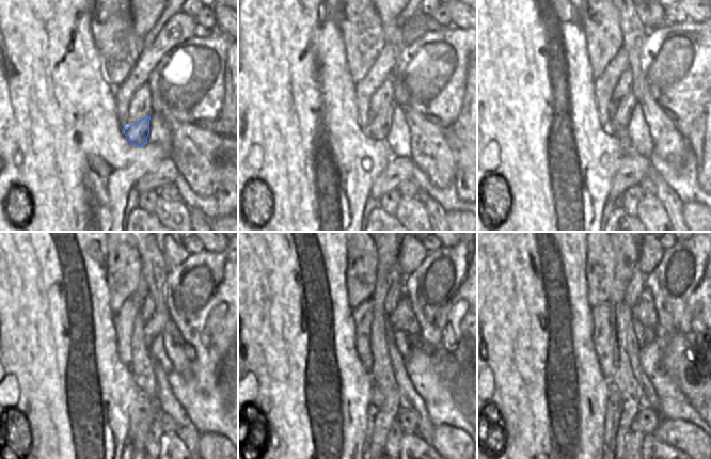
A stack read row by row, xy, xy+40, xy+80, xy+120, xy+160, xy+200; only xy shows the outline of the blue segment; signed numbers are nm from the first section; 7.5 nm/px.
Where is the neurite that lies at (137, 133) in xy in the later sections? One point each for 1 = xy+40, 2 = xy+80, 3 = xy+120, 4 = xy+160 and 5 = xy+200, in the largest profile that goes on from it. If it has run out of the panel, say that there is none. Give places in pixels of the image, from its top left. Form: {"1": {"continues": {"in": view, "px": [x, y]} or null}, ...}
{"1": {"continues": {"in": "xy+40", "px": [378, 128]}}, "2": {"continues": {"in": "xy+80", "px": [621, 112]}}, "3": {"continues": {"in": "xy+120", "px": [160, 321]}}, "4": {"continues": {"in": "xy+160", "px": [403, 318]}}, "5": {"continues": {"in": "xy+200", "px": [644, 311]}}}

